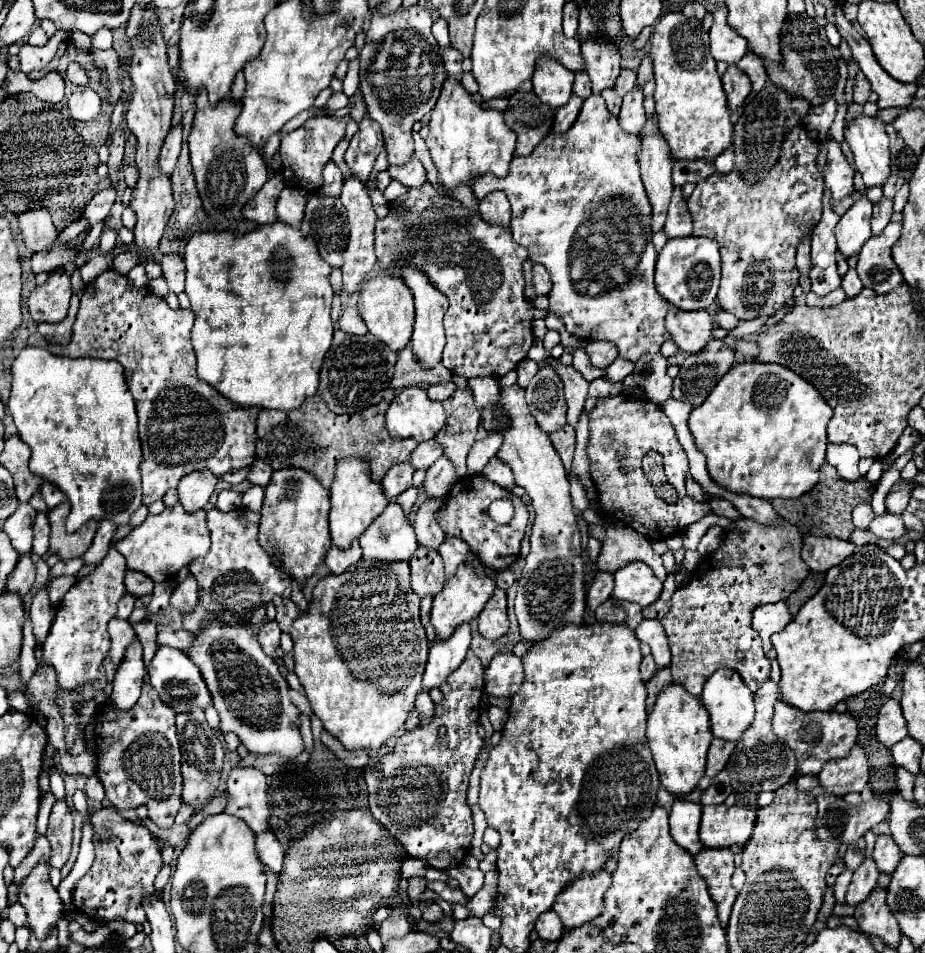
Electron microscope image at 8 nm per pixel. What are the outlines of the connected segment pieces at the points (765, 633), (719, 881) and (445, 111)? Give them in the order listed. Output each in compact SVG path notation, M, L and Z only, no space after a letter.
M780 601L776 605L762 605L762 607L756 607L754 611L754 619L752 619L752 627L754 631L760 633L762 637L762 645L764 645L764 651L770 651L770 637L778 631L782 631L788 623L792 621L792 615L788 611L788 605L786 601Z
M704 849L694 857L698 873L704 877L710 897L718 907L720 925L726 929L732 905L736 901L736 889L730 883L734 873L734 853L730 849Z
M452 75L446 77L442 93L430 113L426 145L430 157L438 169L438 181L452 189L460 183L468 183L470 177L482 173L494 173L496 177L506 177L510 159L514 155L516 133L504 123L502 111L486 109L472 101L470 93Z

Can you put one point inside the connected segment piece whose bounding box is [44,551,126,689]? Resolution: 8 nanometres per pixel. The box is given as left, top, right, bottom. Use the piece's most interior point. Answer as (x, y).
(78, 642)

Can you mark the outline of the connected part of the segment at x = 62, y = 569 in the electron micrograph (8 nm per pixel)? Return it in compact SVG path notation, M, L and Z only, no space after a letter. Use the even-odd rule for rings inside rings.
M74 557L74 559L60 559L52 569L50 575L58 577L58 575L76 575L84 565L82 557Z

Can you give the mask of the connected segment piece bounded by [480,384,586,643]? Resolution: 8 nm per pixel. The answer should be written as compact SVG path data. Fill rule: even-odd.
M520 385L500 387L498 405L484 407L480 415L480 425L486 431L502 433L504 441L496 457L512 469L514 483L530 495L532 507L536 511L530 535L530 553L526 557L526 565L518 581L518 593L514 603L522 637L530 643L536 643L540 639L546 639L556 627L564 623L584 621L582 615L586 605L586 575L584 561L580 555L580 531L568 493L570 483L548 435L540 433L536 419L530 415L530 409L524 399L524 389ZM500 415L506 415L508 423L500 423Z

